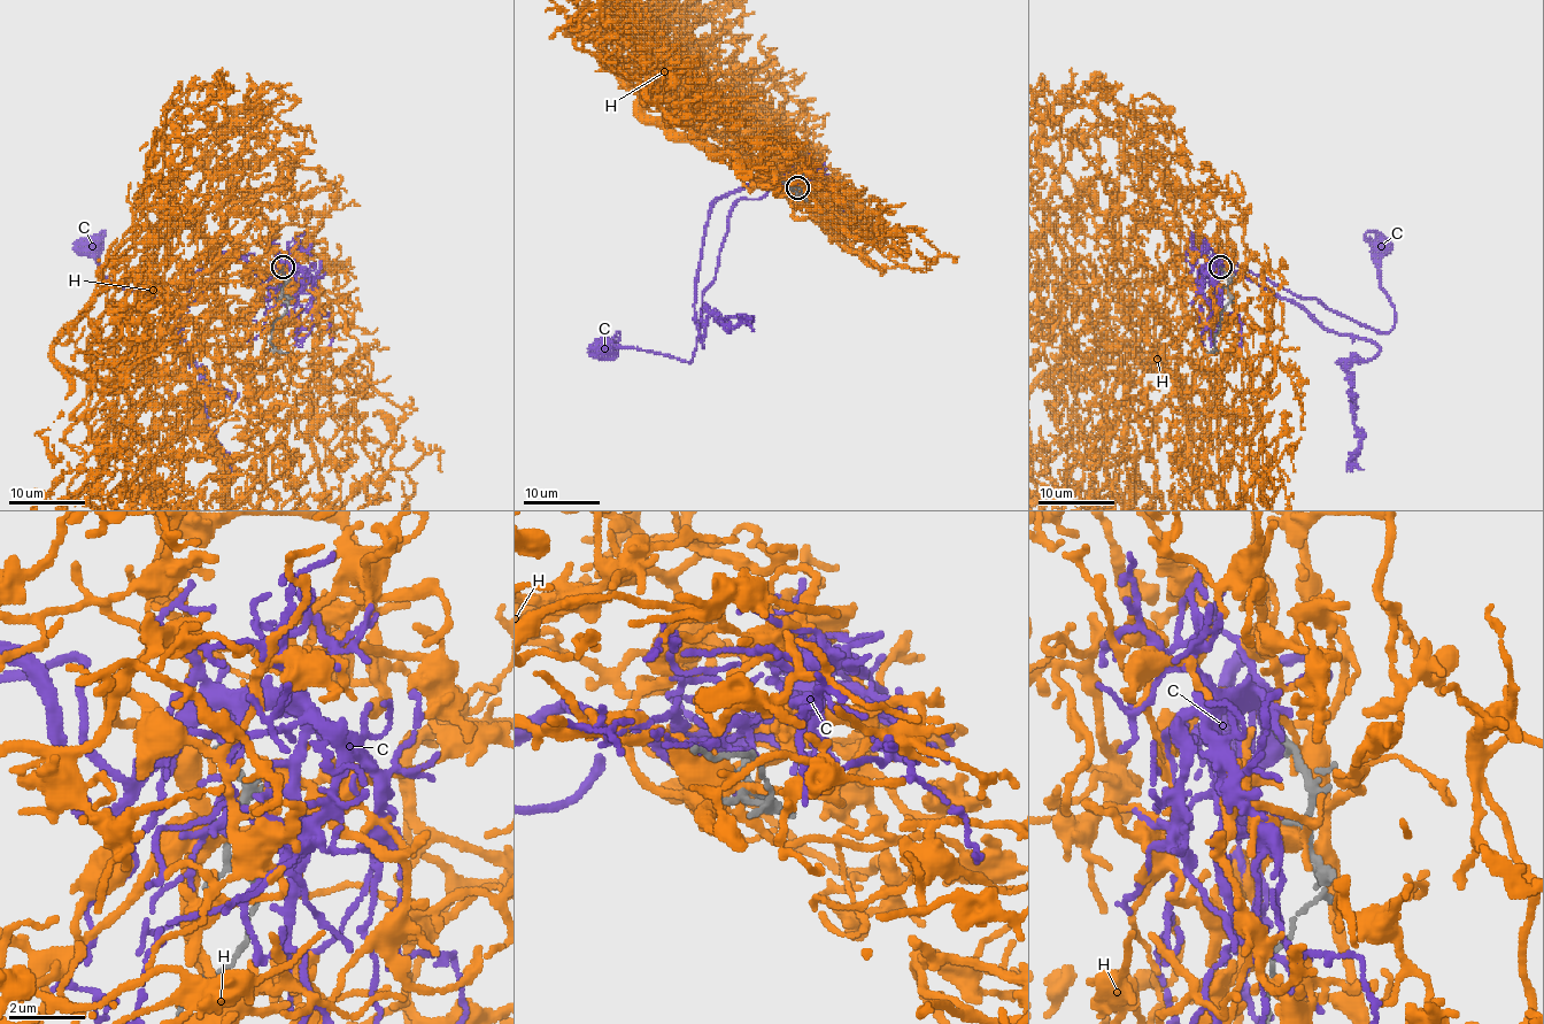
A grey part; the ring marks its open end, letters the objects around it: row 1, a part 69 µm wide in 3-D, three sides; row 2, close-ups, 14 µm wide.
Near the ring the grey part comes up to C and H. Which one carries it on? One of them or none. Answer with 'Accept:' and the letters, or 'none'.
Accept: C

